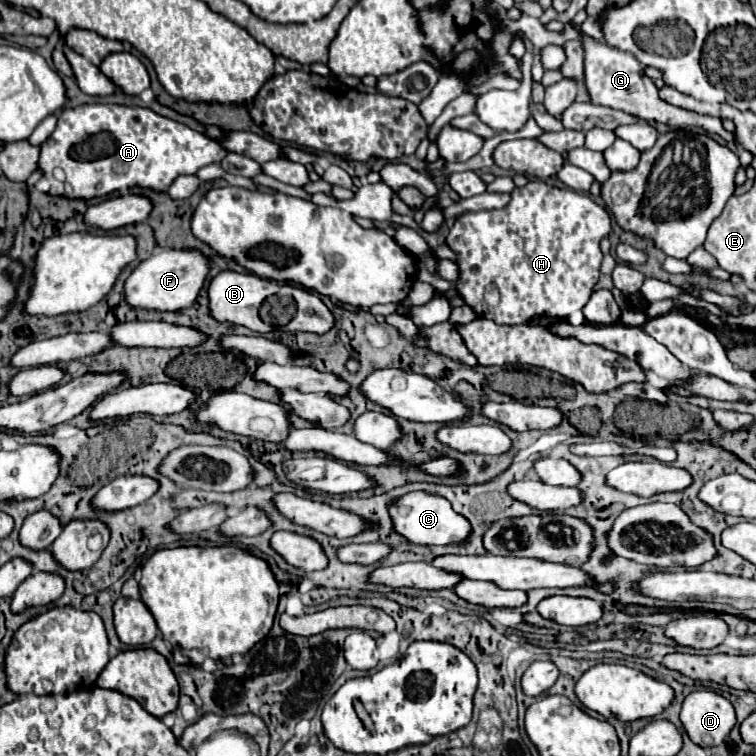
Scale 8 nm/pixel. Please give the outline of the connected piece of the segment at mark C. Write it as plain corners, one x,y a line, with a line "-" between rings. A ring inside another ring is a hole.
411,491
399,497
395,503
389,505
389,517
393,523
393,531
405,537
415,545
449,545
449,543
463,543
465,537
471,533
471,525
465,517
453,511
451,503
441,495
431,495
425,491

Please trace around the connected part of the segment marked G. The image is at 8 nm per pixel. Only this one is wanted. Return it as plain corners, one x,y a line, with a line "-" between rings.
577,27
577,33
579,33
583,49
585,49
585,87
587,87
589,95
591,95
593,103
605,105
605,107
613,107
613,109
621,109
621,111
637,115
639,119
645,119
645,121
659,121
659,123
673,125
673,127
689,127
689,125
701,127
707,133
717,133
727,143
735,143
737,145
735,135
723,129
721,119
707,117
707,115
697,115
693,111
685,111
681,107
673,107
669,103
661,103
661,97
657,95
657,87
655,87
653,79
649,79
643,73
643,65
631,53
613,49
613,47
601,43
601,41
591,39
589,35
585,35
581,31
581,27

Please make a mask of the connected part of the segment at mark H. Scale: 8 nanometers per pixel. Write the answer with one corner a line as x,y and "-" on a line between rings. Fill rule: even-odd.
535,179
535,181
529,181
523,187
515,187
513,193
511,193
511,201
503,207
503,209
493,209
493,211
475,211
475,213
465,213
465,215
459,215
449,231
449,235
445,237
445,243
455,251
457,259
457,267
459,267
459,277
457,281
453,283
457,293
463,297
463,301
483,319
491,319
495,323
501,323
501,325
523,325
523,323
529,323
533,319
539,319
541,315
549,315
549,317
559,317
559,319
565,319
568,317
568,321
573,325
580,325
585,322
585,317
581,310
585,307
585,303
589,301
591,293
593,293
593,287
597,285
599,281
599,267
601,267
601,261
603,261
603,253
599,249
599,241
603,237
607,237
611,231
611,217
609,213
605,211
605,207
597,205
595,201
591,201
589,197
585,195
579,195
575,193
573,189
569,187
557,187
557,185
549,185
545,181
-
488,287
493,287
499,292
499,305
489,306
485,305
485,293

